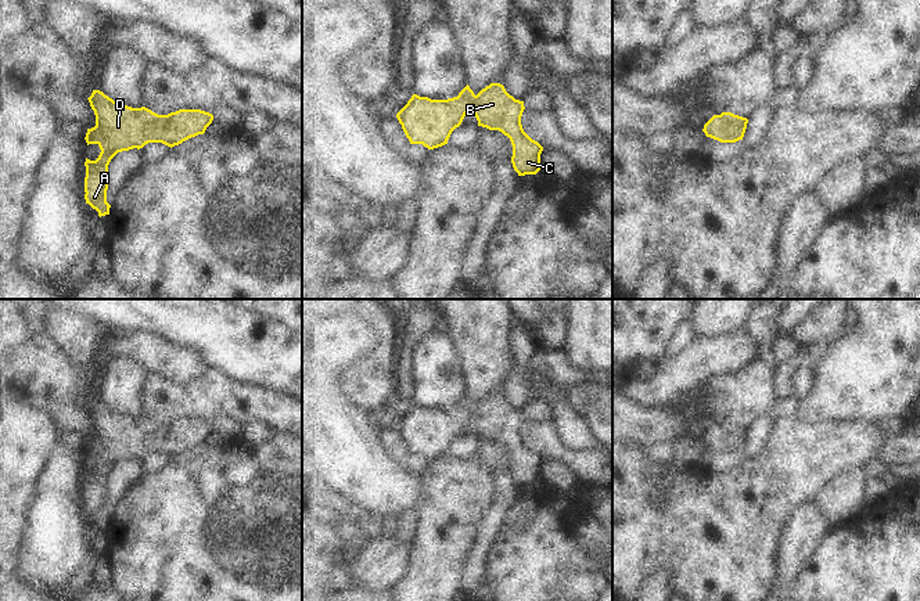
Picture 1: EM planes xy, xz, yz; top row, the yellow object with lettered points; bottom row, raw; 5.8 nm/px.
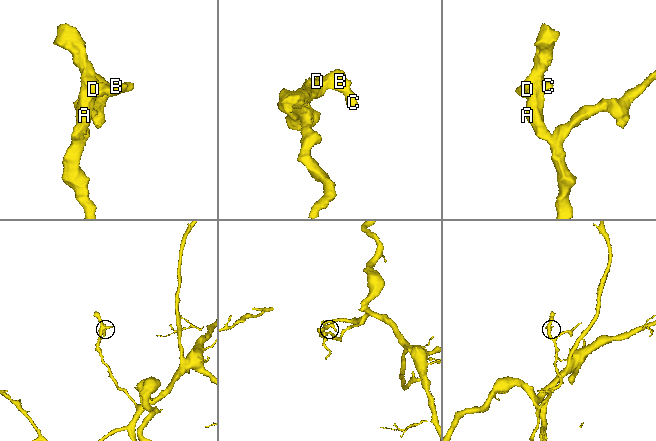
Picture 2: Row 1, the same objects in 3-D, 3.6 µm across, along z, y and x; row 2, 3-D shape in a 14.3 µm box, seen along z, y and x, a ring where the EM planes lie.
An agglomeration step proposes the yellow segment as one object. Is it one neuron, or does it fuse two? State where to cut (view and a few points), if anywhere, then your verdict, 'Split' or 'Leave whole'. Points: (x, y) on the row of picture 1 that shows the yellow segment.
No split. Leave whole

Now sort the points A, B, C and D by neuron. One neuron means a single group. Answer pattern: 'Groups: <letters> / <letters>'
Groups: A B C D

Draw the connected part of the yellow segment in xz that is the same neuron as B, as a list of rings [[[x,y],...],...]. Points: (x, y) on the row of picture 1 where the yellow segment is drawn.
[[[490,83],[477,96],[467,84],[457,97],[448,100],[413,94],[396,118],[410,144],[434,150],[448,144],[452,132],[470,112],[477,118],[478,126],[499,130],[510,138],[513,168],[518,176],[525,176],[540,170],[543,147],[524,132],[524,109],[524,101],[510,96],[500,83]]]

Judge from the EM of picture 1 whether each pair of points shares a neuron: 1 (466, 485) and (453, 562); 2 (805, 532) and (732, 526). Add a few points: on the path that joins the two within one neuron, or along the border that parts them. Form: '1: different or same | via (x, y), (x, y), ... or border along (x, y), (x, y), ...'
1: same | via (459, 504), (459, 522), (453, 528), (453, 543)
2: different | border along (801, 503), (784, 524), (776, 562)

